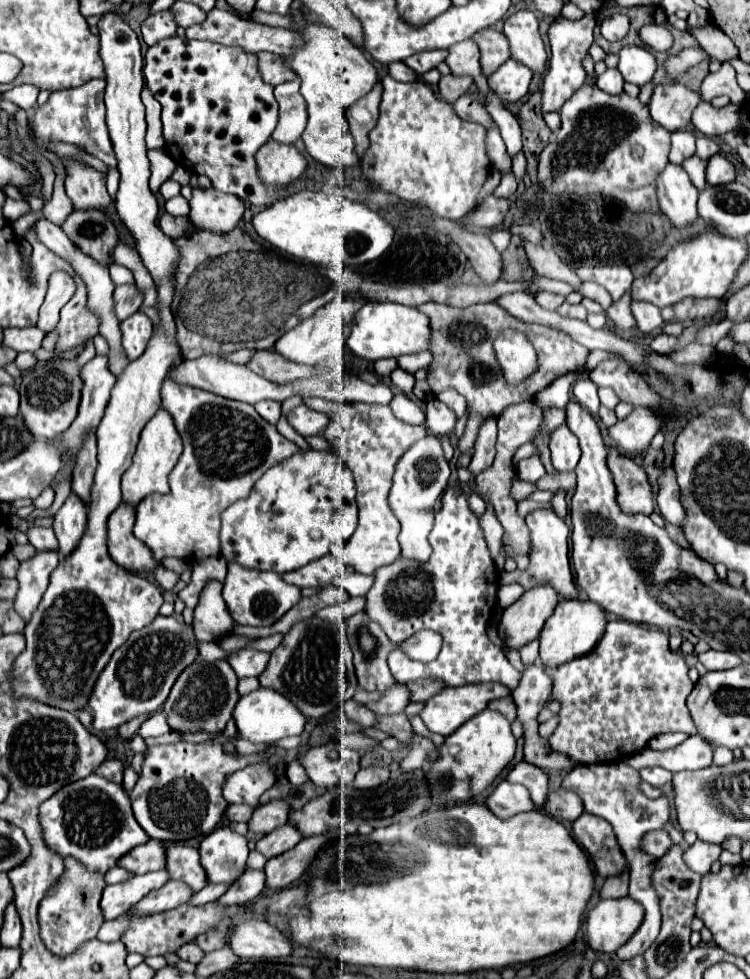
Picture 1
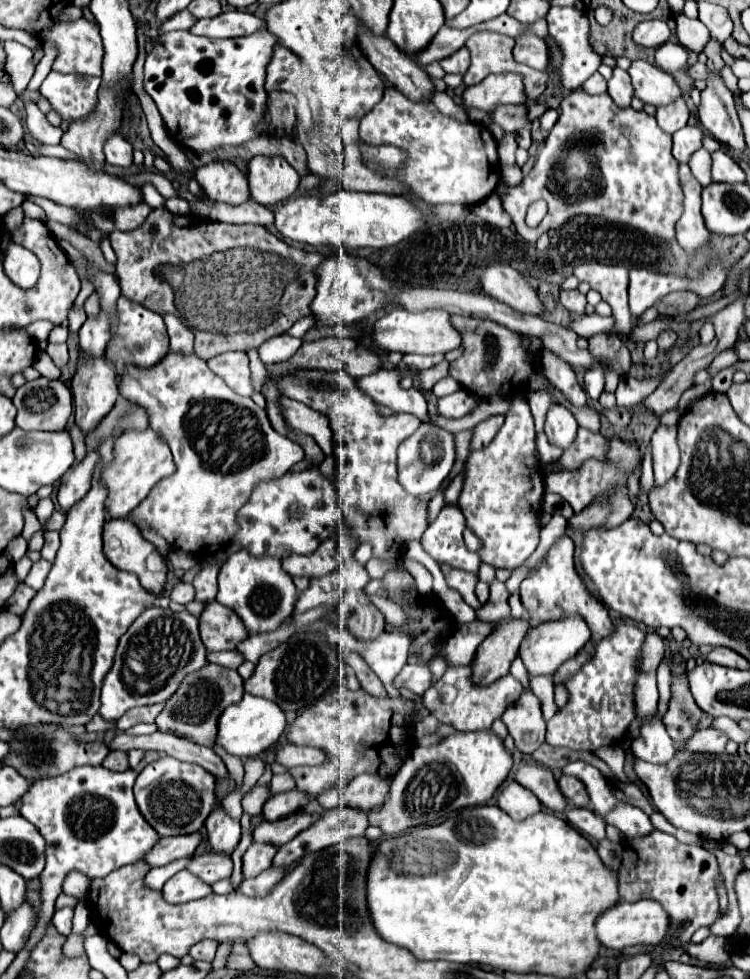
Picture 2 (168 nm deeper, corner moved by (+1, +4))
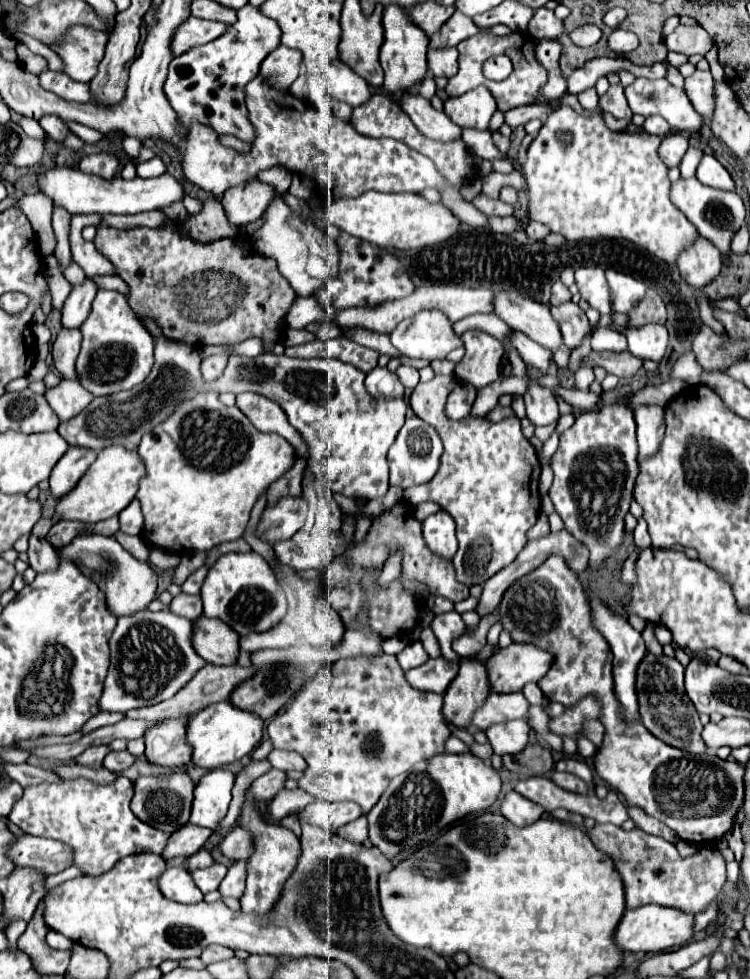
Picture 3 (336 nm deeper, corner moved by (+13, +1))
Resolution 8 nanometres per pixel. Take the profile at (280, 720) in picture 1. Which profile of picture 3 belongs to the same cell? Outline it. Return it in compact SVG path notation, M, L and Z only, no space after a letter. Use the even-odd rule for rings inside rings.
M227 700L197 712L187 722L187 744L193 748L191 762L205 770L227 766L251 754L255 746L261 742L261 736L263 736L263 720L251 712L243 712L231 706L231 702Z

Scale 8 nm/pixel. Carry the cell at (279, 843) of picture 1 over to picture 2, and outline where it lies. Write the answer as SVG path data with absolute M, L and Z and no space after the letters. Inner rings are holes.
M253 843L243 855L243 875L255 877L267 867L271 867L271 859L275 857L277 847L271 843Z

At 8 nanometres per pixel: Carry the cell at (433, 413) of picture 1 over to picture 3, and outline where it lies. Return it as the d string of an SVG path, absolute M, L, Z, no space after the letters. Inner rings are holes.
M457 382L457 386L453 388L453 392L449 394L449 400L447 400L447 416L453 420L463 420L465 416L469 416L475 396L477 396L475 386Z

